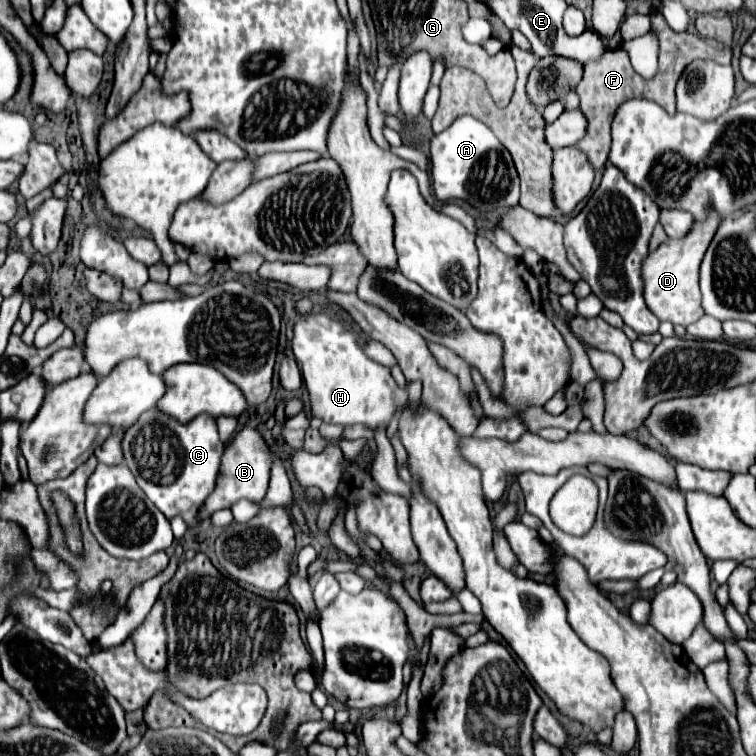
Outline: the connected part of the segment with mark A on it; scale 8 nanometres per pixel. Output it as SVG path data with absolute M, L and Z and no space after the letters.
M460 116L450 128L436 134L430 142L432 188L440 202L466 200L480 212L510 208L518 204L518 174L510 152L498 142L496 134L474 116Z

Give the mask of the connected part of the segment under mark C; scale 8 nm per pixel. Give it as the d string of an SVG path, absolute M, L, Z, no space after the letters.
M152 408L122 434L124 462L132 470L138 486L152 504L166 516L182 516L190 528L198 524L198 508L216 486L224 444L218 438L214 416L196 416L182 424L176 418Z

